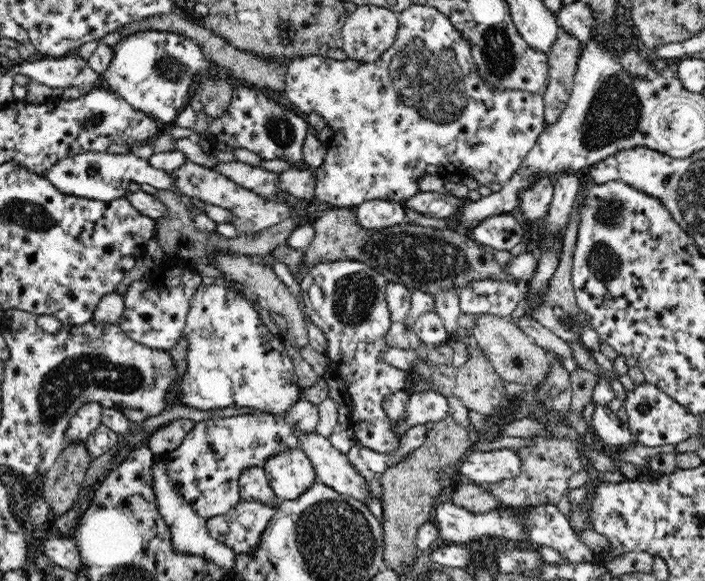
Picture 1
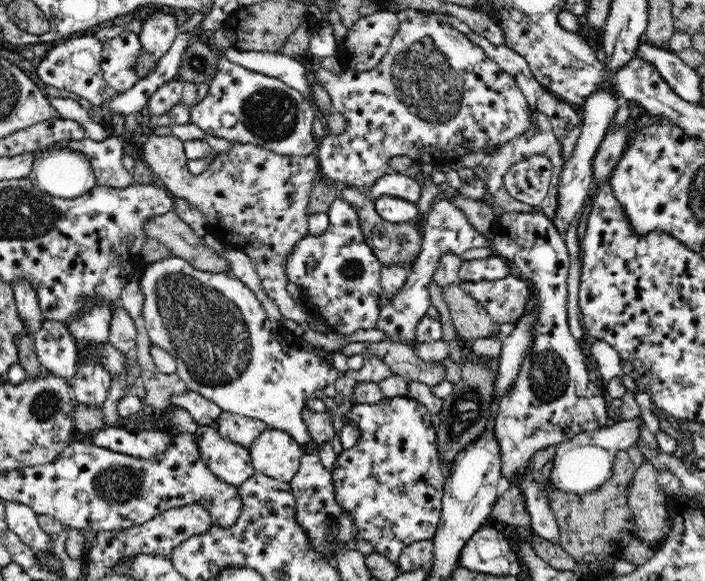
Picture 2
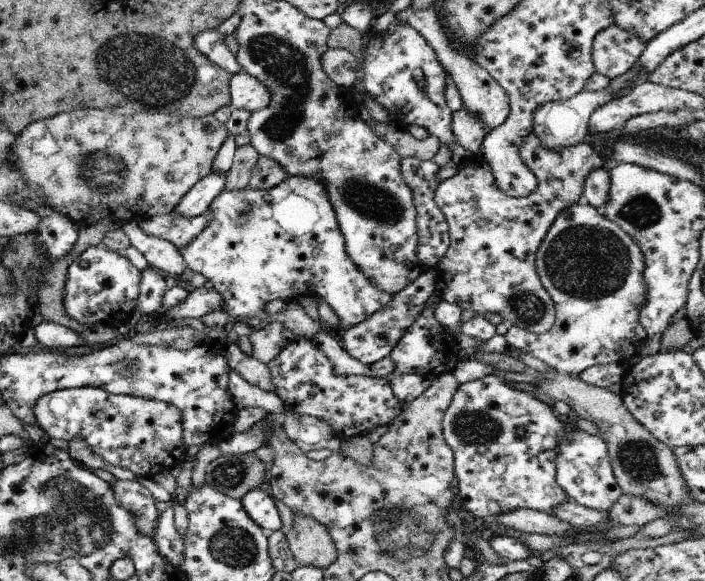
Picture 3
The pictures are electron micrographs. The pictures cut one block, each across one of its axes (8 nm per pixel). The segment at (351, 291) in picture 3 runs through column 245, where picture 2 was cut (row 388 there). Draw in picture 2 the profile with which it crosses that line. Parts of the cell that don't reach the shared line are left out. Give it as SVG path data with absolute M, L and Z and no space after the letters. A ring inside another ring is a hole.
M171 256L170 258L164 258L164 260L158 260L158 262L152 262L148 264L147 270L141 272L139 278L141 289L144 293L144 305L141 310L142 316L145 318L145 325L151 342L158 344L163 350L166 350L176 361L177 376L184 382L188 392L192 391L206 400L213 402L216 406L220 407L223 412L233 413L245 416L246 418L252 418L259 420L266 429L279 430L285 432L290 438L293 438L298 446L304 451L311 452L311 454L320 454L322 445L316 443L308 426L302 419L302 410L306 407L308 399L314 396L316 390L324 390L326 387L333 387L340 377L338 368L334 366L331 360L320 356L316 352L311 352L303 348L301 339L299 336L292 334L282 324L272 321L268 314L264 311L262 305L256 295L244 285L237 277L229 273L214 274L210 271L196 270L193 266L190 266L189 262L186 262L183 258Z

